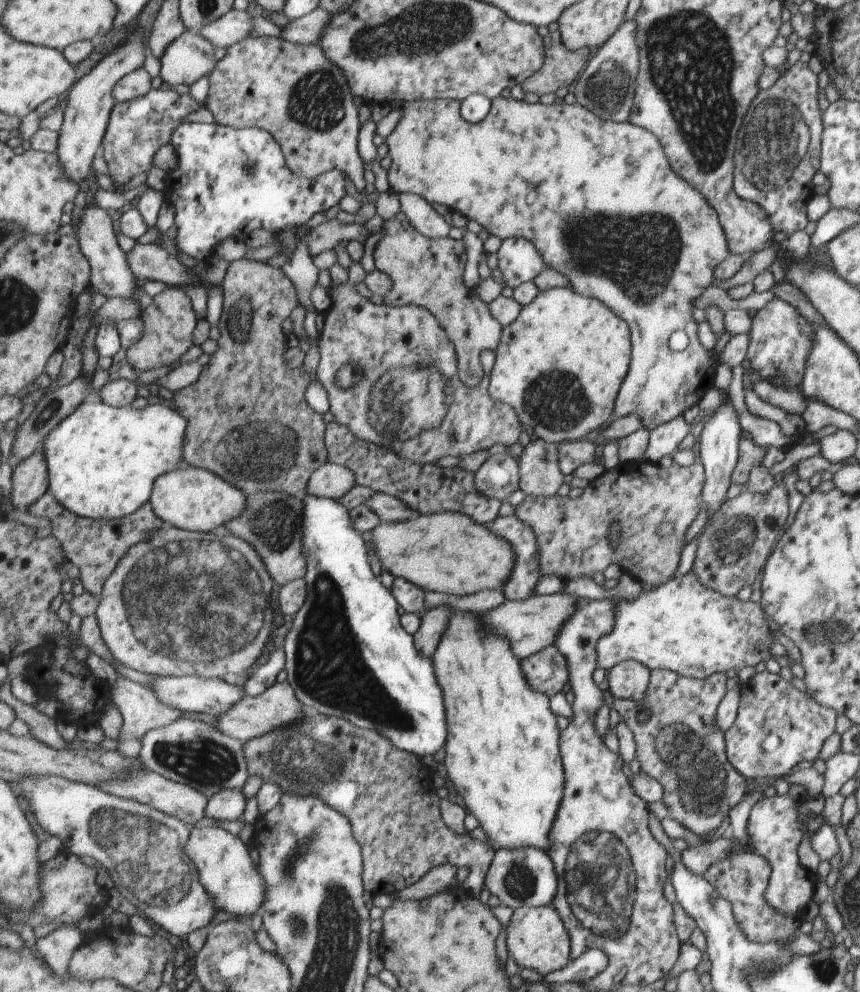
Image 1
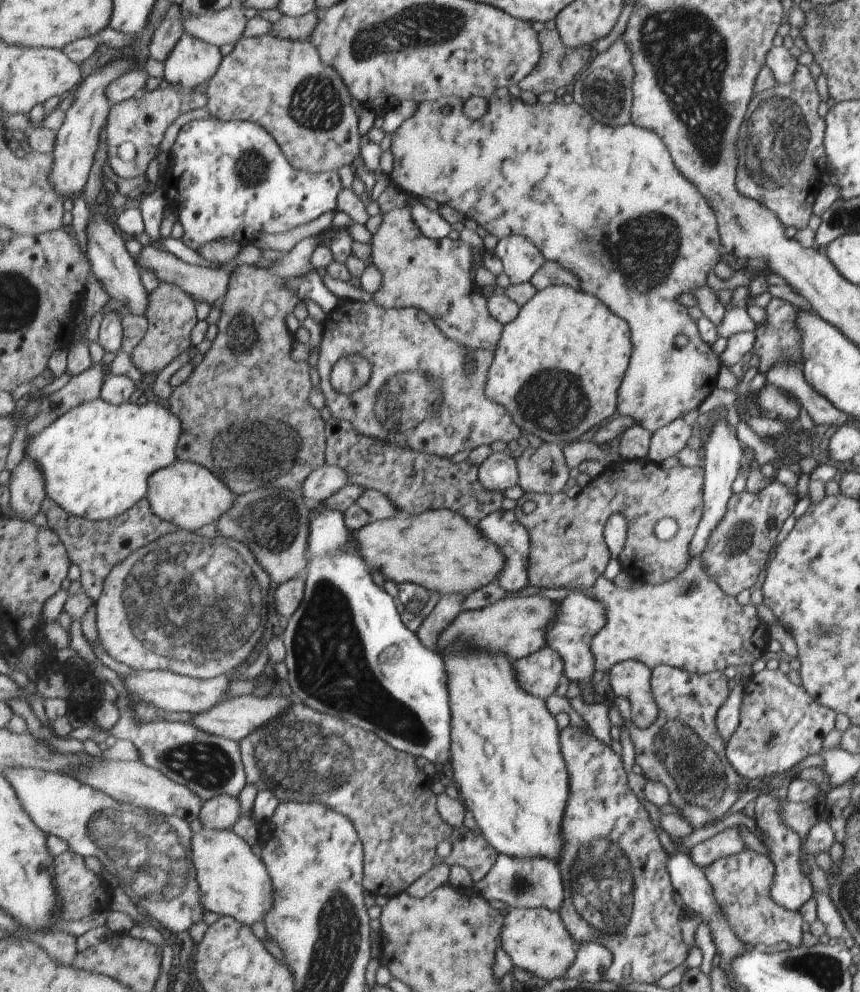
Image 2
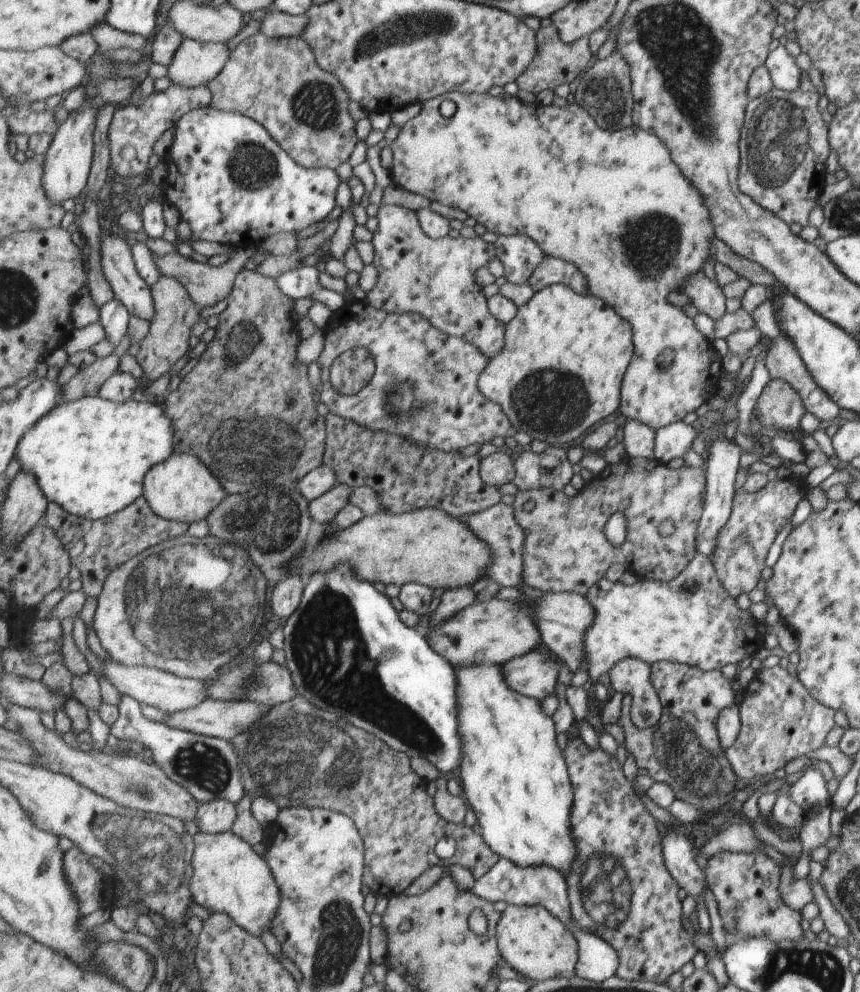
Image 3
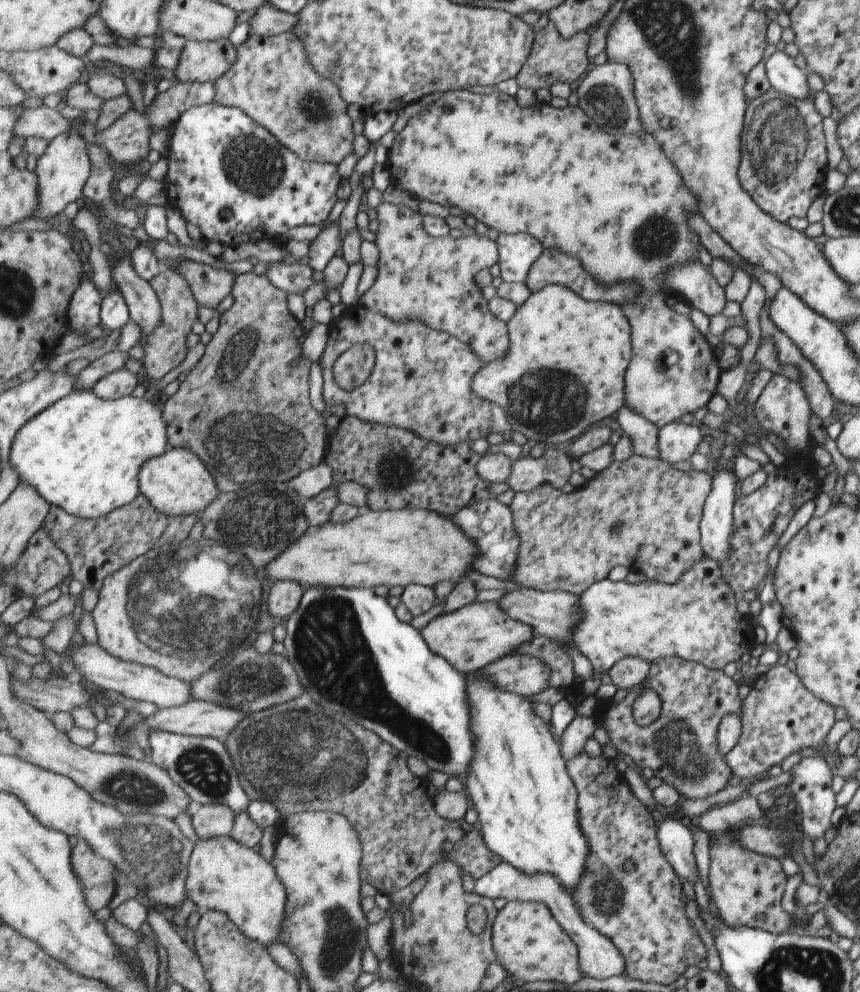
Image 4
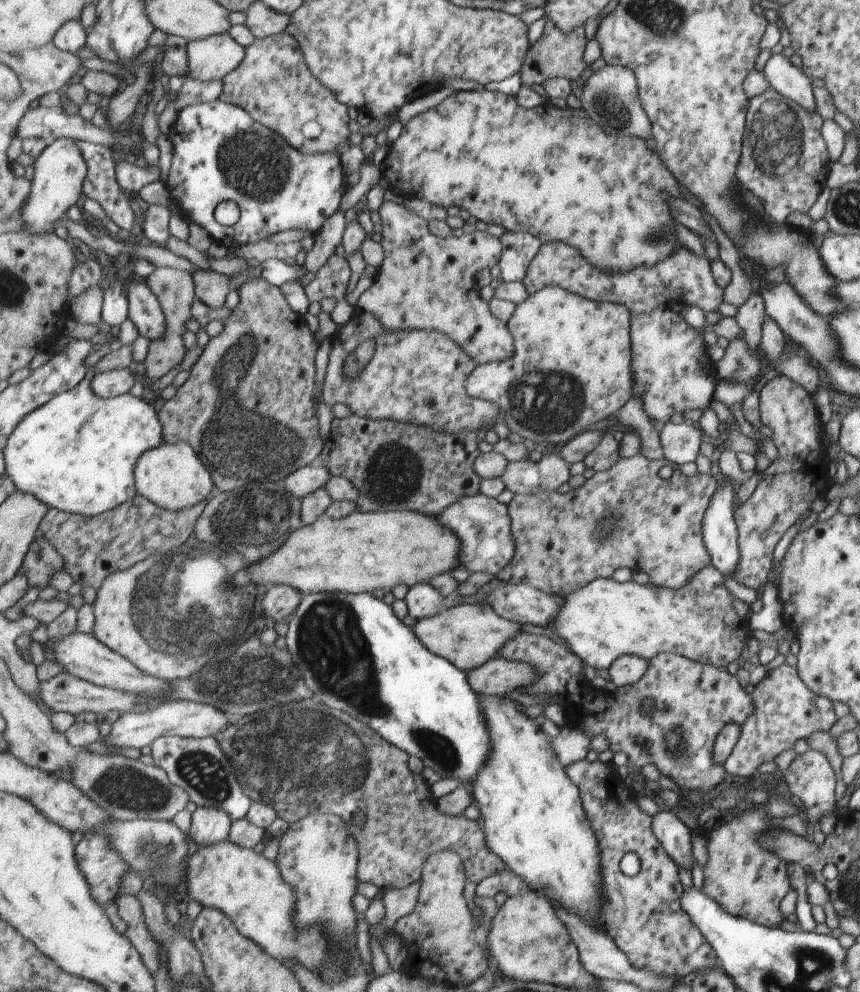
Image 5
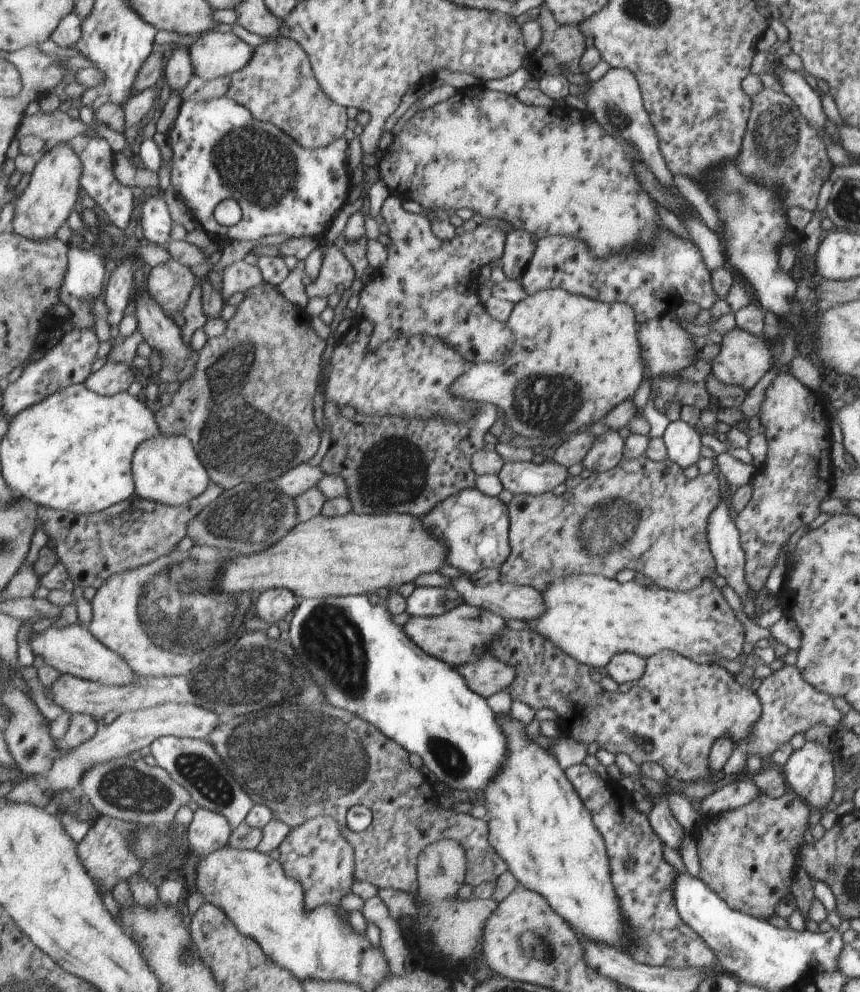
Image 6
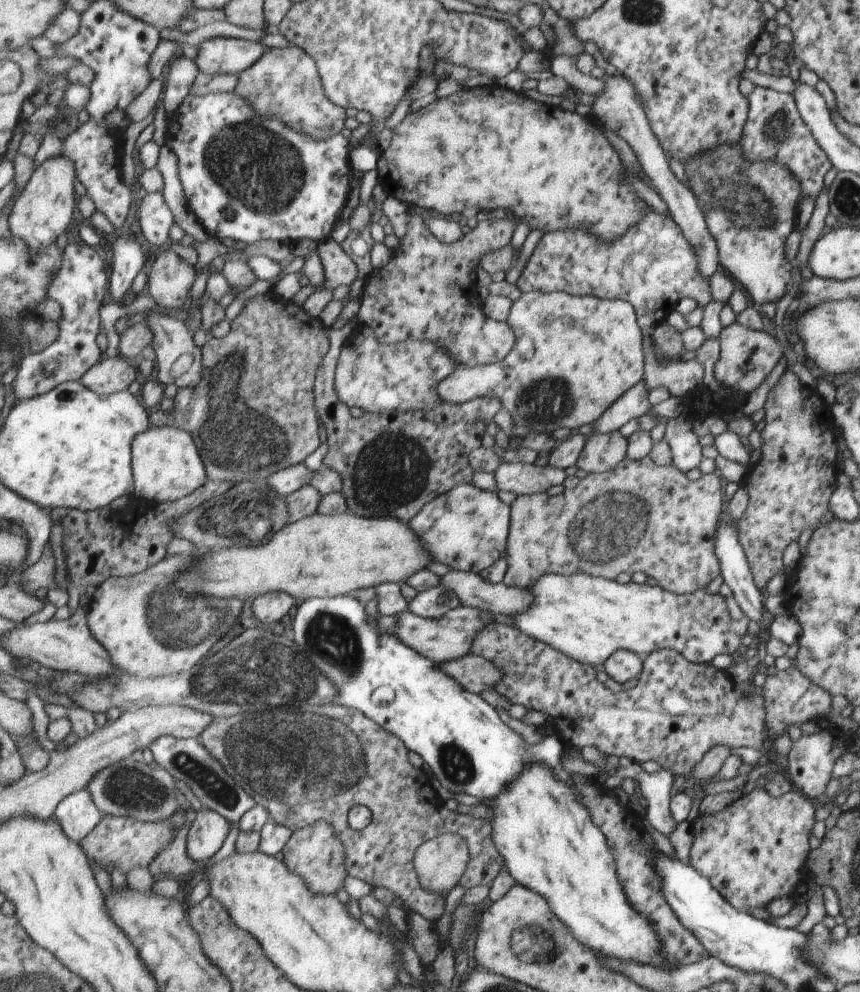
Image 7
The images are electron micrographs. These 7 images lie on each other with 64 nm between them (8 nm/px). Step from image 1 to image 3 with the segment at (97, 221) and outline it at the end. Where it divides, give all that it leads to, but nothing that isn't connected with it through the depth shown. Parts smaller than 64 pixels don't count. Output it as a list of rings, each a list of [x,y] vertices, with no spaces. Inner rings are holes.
[[[109,231],[100,233],[100,268],[103,277],[110,285],[114,297],[119,299],[130,312],[131,315],[153,322],[156,313],[155,299],[152,295],[152,288],[143,280],[137,268],[135,260],[131,254],[129,243],[118,235]]]

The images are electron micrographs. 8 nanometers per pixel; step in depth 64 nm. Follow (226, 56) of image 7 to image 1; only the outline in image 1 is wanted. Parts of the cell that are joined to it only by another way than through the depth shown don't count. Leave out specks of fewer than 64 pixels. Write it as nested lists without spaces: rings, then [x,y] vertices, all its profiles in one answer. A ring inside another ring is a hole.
[[[186,30],[164,52],[160,78],[166,86],[193,86],[199,78],[214,71],[215,45],[201,33]]]

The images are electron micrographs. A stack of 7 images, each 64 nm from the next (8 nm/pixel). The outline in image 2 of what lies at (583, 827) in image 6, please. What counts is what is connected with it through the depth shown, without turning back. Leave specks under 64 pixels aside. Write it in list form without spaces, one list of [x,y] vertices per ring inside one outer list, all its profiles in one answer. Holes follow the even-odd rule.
[[[457,639],[439,652],[439,656],[445,660],[449,696],[453,696],[453,744],[449,746],[449,766],[459,799],[471,812],[481,836],[497,854],[519,858],[538,856],[556,862],[561,846],[559,818],[568,795],[568,778],[559,754],[560,742],[557,742],[553,716],[541,697],[529,694],[518,685],[513,660],[503,653],[470,648]]]

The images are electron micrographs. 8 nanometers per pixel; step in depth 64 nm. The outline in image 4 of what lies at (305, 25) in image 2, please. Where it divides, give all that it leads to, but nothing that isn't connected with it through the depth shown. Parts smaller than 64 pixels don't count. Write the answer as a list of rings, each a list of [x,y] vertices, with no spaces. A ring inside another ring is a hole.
[[[267,3],[255,11],[249,25],[251,33],[259,36],[272,37],[283,33],[293,33],[300,23],[300,16],[275,8]]]

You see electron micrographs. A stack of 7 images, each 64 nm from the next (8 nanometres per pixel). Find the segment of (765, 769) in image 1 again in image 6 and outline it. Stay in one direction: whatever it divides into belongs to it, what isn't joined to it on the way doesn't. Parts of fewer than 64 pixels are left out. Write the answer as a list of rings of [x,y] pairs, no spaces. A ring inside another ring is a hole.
[[[784,665],[771,671],[767,677],[762,678],[753,691],[760,701],[760,716],[752,729],[733,746],[729,758],[722,766],[720,775],[735,776],[741,770],[746,770],[745,760],[749,754],[757,754],[759,758],[767,758],[778,746],[785,744],[797,732],[805,732],[815,724],[835,726],[842,718],[842,714],[833,707],[832,697],[819,692],[803,679],[803,674],[795,665]]]

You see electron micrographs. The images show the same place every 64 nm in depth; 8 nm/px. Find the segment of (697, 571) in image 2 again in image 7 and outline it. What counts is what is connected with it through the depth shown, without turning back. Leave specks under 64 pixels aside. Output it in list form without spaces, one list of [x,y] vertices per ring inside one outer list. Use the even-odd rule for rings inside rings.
[[[586,571],[571,575],[543,574],[531,586],[527,586],[527,590],[531,592],[531,606],[523,612],[509,616],[512,618],[513,628],[517,628],[525,636],[551,645],[564,656],[582,664],[601,666],[613,652],[621,649],[641,655],[672,649],[693,664],[708,664],[717,654],[733,654],[739,646],[741,636],[747,634],[749,619],[743,616],[737,621],[731,620],[725,608],[725,600],[719,594],[707,594],[705,590],[676,595],[662,590],[658,585],[646,586],[630,581],[620,583],[590,575]]]

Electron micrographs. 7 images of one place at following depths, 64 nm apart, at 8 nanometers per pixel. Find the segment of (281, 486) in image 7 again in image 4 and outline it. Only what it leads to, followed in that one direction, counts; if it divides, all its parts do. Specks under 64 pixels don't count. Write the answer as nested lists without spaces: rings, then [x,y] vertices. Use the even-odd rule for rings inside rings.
[[[321,462],[316,467],[297,475],[290,484],[304,499],[309,500],[335,486],[333,470],[331,470],[331,466]]]

